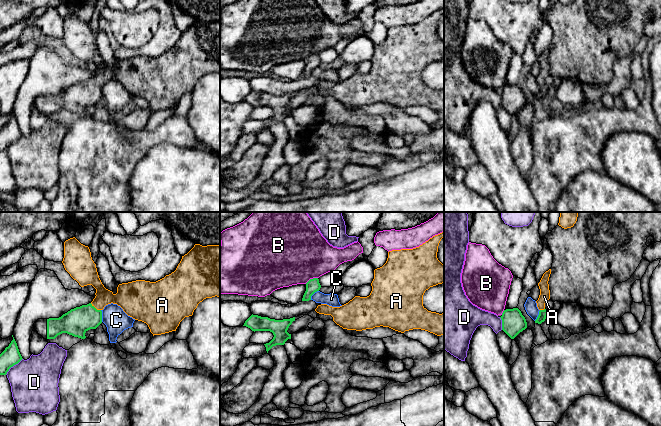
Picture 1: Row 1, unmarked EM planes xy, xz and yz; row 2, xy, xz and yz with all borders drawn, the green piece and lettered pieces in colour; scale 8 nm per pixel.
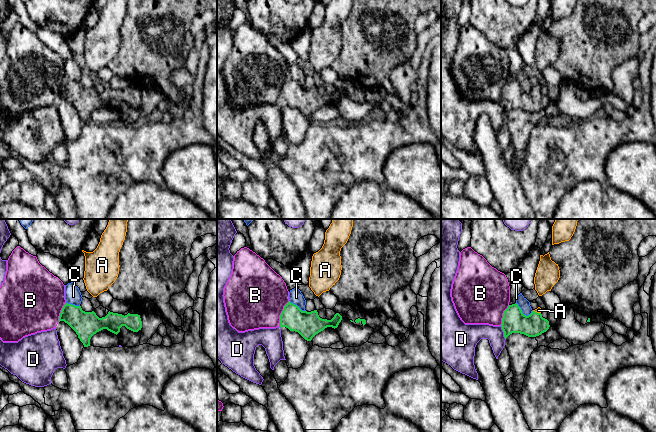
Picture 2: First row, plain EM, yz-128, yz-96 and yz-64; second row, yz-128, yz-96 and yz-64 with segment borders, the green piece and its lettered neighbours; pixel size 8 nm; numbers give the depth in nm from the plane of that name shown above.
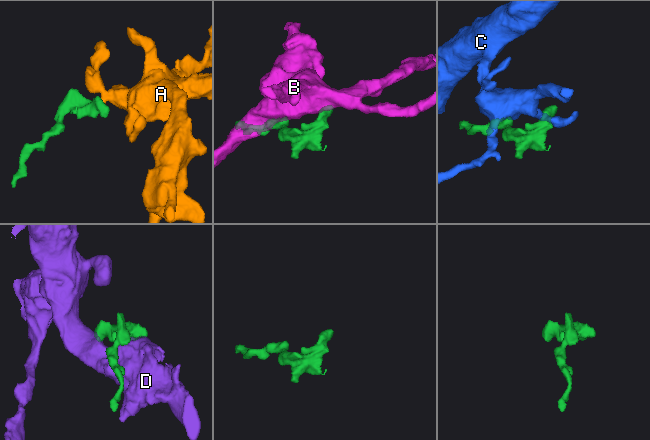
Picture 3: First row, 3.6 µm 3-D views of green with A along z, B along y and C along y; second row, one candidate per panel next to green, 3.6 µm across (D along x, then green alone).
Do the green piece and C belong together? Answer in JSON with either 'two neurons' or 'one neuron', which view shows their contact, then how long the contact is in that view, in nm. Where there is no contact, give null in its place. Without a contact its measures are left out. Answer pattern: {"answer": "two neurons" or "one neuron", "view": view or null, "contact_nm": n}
{"answer": "two neurons", "view": "xy", "contact_nm": 100}

